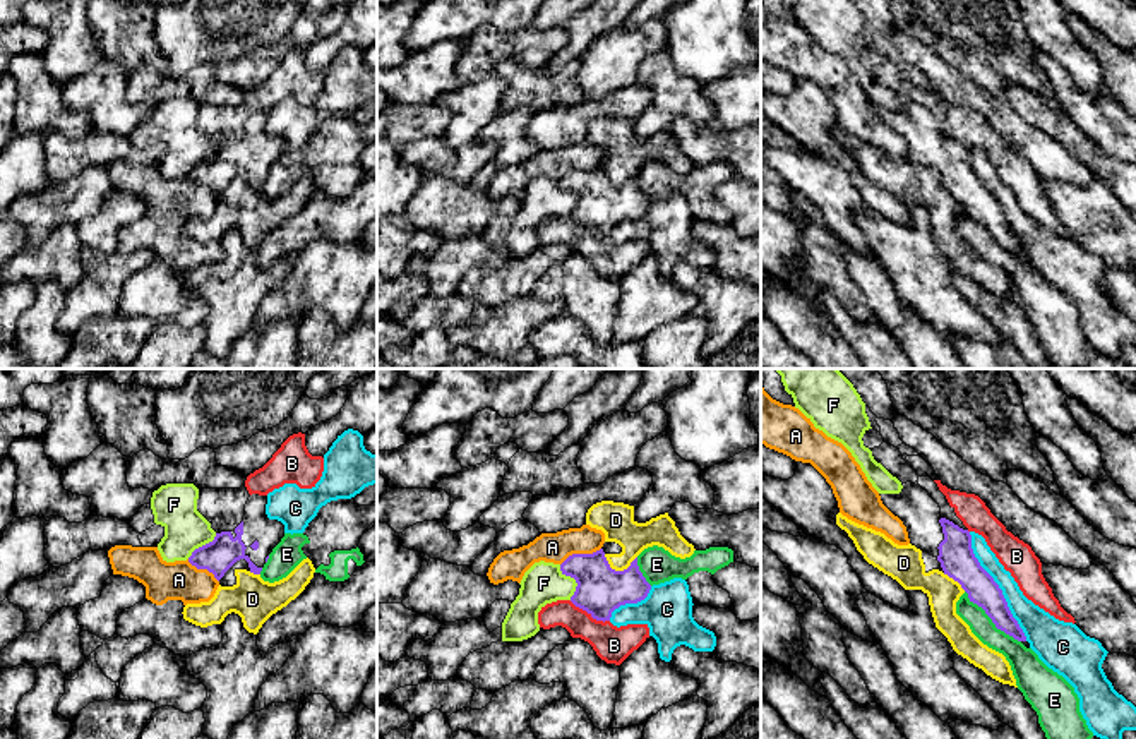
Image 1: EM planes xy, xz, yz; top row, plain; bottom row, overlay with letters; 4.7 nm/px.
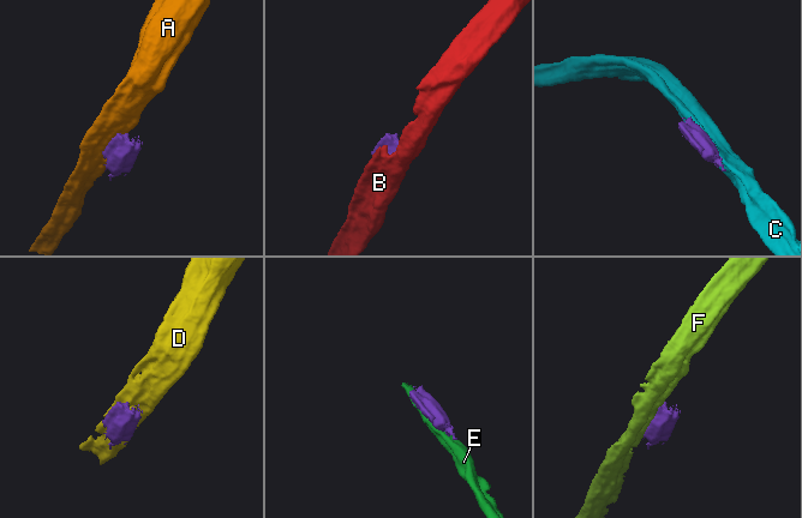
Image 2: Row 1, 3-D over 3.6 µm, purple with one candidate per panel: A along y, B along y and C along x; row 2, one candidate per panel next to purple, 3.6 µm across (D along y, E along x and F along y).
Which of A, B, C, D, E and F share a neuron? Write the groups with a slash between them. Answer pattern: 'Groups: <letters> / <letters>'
Groups: A / B / C / D / E / F

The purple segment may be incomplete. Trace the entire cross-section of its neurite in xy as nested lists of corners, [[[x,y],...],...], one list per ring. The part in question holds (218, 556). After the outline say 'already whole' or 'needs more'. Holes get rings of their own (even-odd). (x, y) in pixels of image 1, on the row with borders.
[[[252,494],[245,504],[243,521],[233,532],[216,533],[212,542],[195,549],[188,557],[188,562],[197,569],[207,569],[218,581],[240,559],[248,562],[250,573],[260,574],[269,554],[284,537],[284,525],[267,518],[266,504],[267,496]]] | needs more

